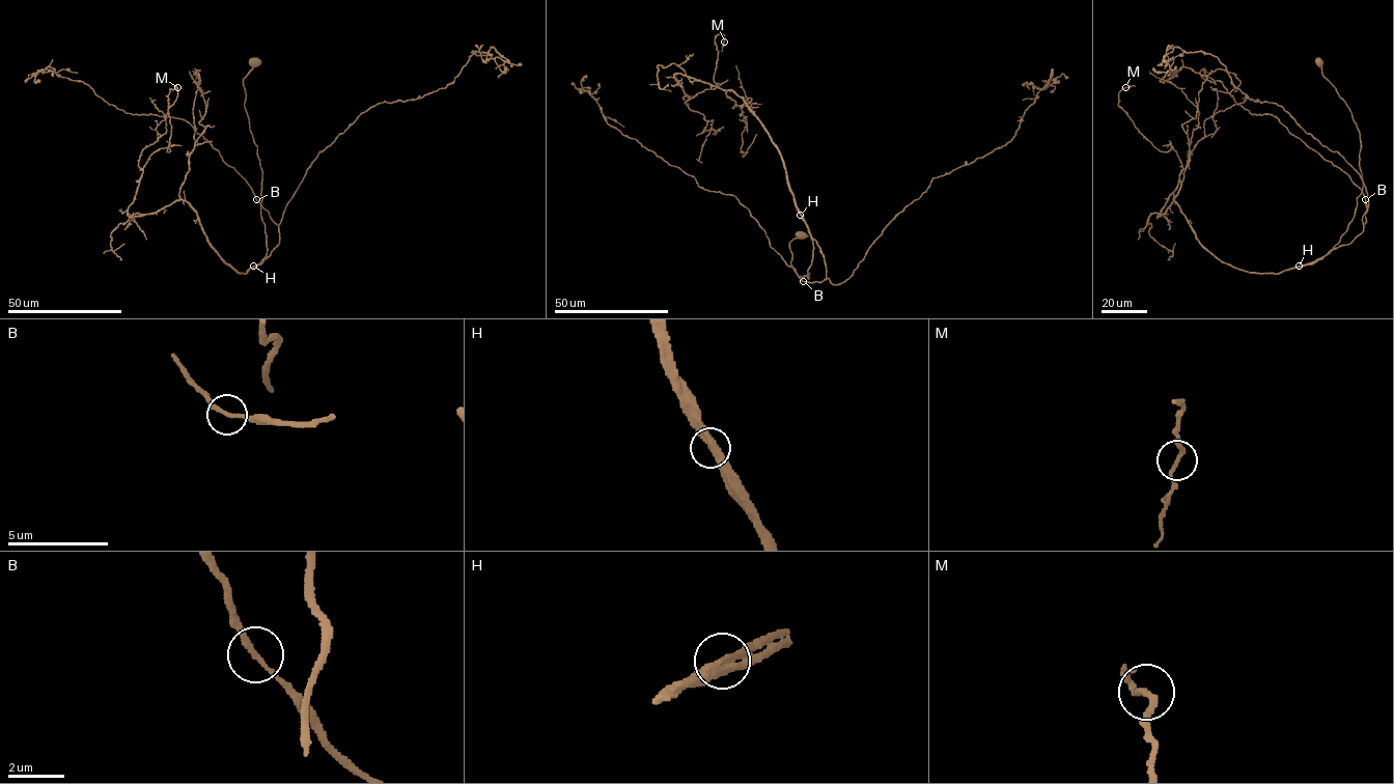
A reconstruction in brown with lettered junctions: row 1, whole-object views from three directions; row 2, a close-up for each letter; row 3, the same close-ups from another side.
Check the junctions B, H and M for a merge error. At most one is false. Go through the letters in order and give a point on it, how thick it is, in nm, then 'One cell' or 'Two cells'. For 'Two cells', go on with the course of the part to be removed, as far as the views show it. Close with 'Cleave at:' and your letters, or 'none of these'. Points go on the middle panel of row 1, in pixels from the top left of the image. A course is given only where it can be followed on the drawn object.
B: Place: (803, 281). Thickness 190 nm. One cell
H: Place: (800, 215). Thickness 360 nm. One cell
M: Place: (724, 42). Thickness 180 nm. One cell
Cleave at: none of these

